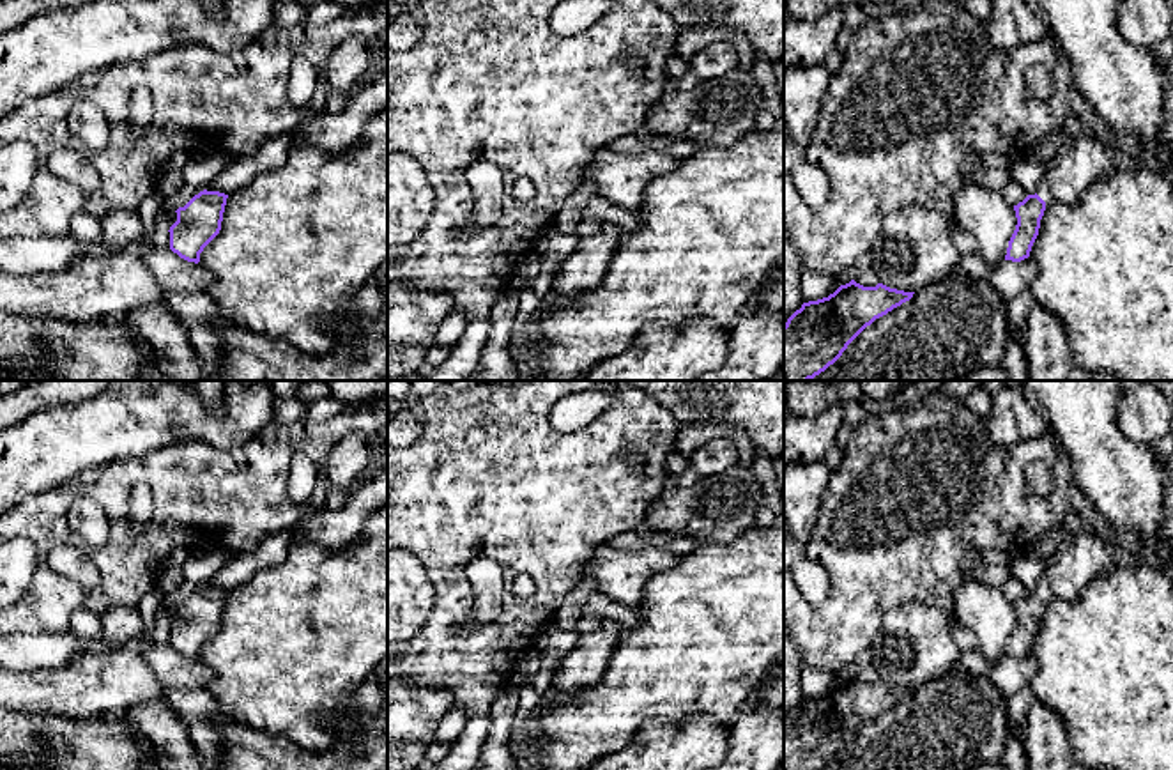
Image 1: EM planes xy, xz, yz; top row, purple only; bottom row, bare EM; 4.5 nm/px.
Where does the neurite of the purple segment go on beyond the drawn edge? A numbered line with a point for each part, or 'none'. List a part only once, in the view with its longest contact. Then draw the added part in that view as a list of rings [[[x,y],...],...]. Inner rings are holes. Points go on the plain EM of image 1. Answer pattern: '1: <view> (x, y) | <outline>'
1: yz (1080, 558) | [[[1090,527],[1065,535],[1053,558],[1044,563],[1037,591],[1047,598],[1077,600],[1088,582],[1129,558],[1125,542],[1104,538]]]

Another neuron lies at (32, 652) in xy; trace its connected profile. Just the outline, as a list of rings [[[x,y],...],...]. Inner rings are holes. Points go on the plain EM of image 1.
[[[71,630],[62,635],[0,637],[0,669],[28,673],[71,666],[81,655],[106,655],[119,644],[103,639],[80,641]]]

